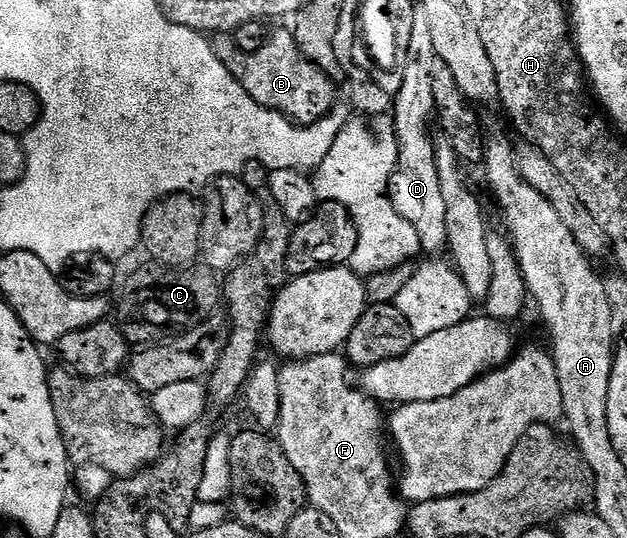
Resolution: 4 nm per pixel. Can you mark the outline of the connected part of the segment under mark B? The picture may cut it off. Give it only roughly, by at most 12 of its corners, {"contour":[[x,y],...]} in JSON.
{"contour":[[289,29],[260,52],[213,35],[216,60],[256,104],[307,126],[336,104],[335,79]]}

